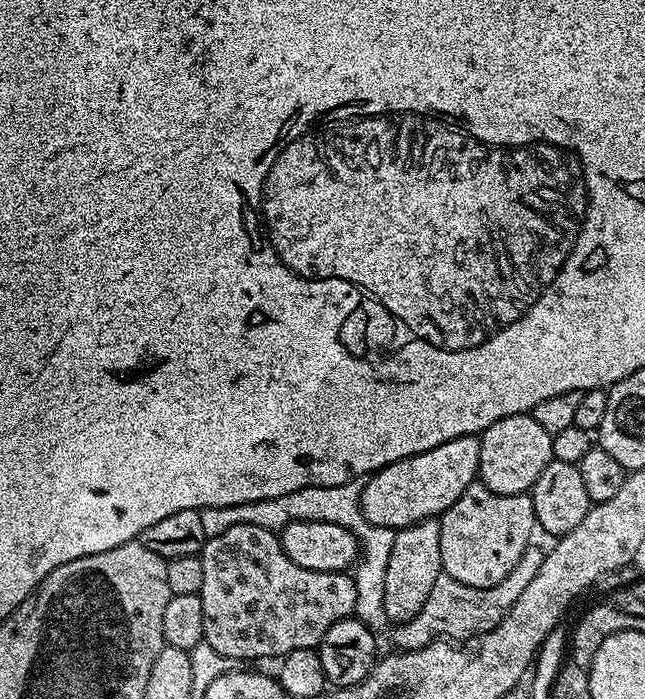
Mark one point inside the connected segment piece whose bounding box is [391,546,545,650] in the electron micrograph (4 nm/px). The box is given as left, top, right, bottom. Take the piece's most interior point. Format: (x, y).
(452, 610)

